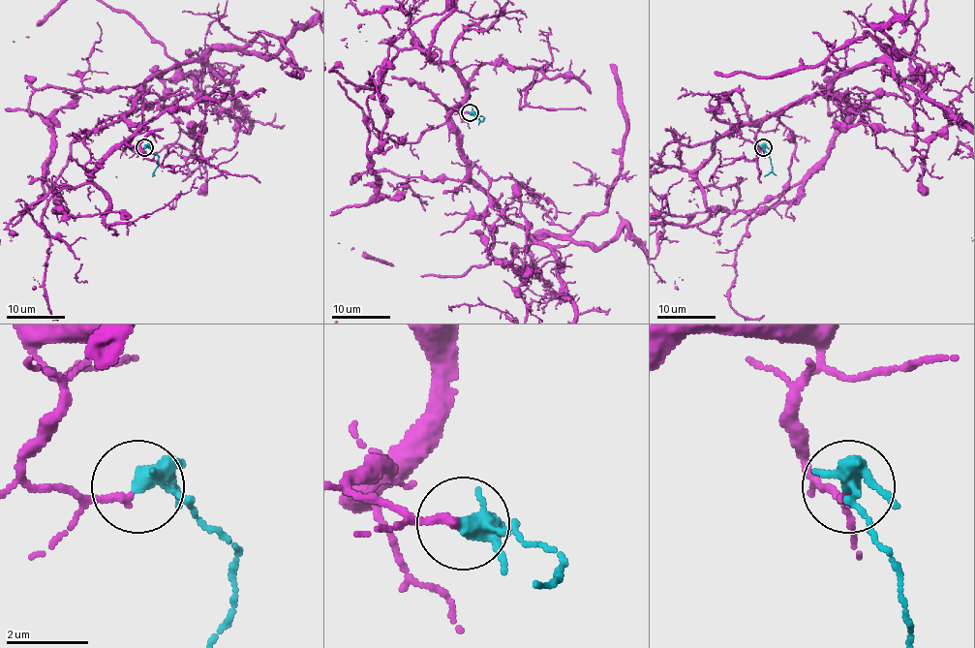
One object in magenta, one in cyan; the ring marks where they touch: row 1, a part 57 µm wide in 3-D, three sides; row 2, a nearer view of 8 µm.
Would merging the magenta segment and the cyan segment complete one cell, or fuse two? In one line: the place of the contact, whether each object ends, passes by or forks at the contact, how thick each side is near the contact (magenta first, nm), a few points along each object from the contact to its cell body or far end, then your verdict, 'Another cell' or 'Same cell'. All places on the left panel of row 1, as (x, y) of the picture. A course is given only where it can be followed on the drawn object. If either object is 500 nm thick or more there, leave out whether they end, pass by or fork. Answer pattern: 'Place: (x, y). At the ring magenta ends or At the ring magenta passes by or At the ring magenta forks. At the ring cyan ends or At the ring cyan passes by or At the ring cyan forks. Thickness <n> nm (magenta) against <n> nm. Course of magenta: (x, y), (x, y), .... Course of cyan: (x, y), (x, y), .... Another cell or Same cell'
Place: (144, 147). At the ring magenta ends. At the ring cyan forks. Thickness 190 nm (magenta) against 280 nm. Course of cyan: (144, 147), (156, 155), (156, 169), (152, 175). Same cell

